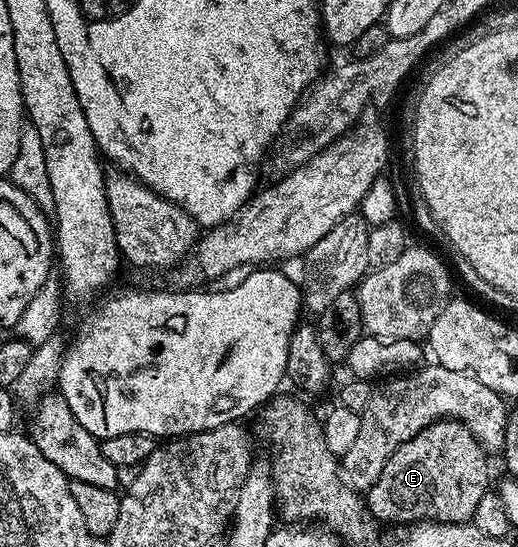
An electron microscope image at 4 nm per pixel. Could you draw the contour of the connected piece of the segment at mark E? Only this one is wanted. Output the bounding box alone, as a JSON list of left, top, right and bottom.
[364,420,491,526]

